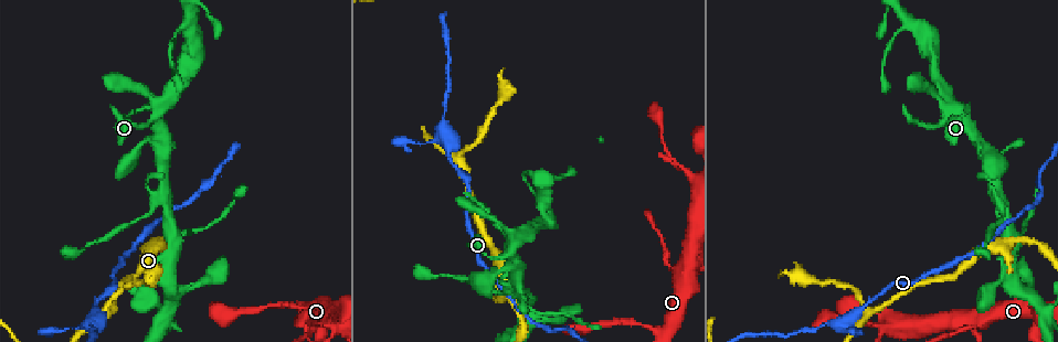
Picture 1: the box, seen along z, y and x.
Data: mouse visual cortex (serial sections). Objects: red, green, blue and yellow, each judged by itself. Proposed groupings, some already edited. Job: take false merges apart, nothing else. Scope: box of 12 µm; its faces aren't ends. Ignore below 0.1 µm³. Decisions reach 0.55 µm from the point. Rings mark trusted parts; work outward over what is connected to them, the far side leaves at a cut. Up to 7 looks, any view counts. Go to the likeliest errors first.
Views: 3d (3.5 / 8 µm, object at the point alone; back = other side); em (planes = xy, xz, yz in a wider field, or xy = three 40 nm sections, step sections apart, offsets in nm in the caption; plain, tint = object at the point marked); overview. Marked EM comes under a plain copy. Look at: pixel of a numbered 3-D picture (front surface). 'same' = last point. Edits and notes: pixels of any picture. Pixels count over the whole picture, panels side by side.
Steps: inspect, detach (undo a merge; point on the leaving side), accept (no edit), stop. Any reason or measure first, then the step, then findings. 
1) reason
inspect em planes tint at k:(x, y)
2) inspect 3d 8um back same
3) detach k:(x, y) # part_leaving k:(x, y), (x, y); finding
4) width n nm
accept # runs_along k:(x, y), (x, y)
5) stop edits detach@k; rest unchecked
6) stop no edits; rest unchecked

side arm on a straight run
inspect 3d 3.5um at 1:(163, 199)

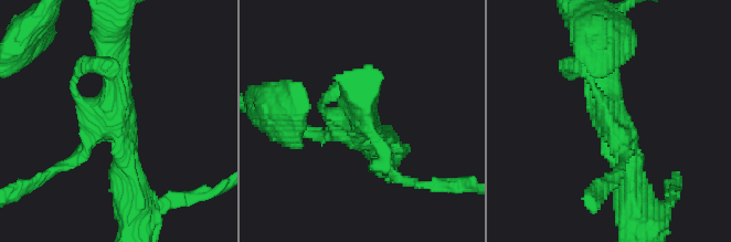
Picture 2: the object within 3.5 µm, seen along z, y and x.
inspect em xy step 1 tint at 2:(110, 118)

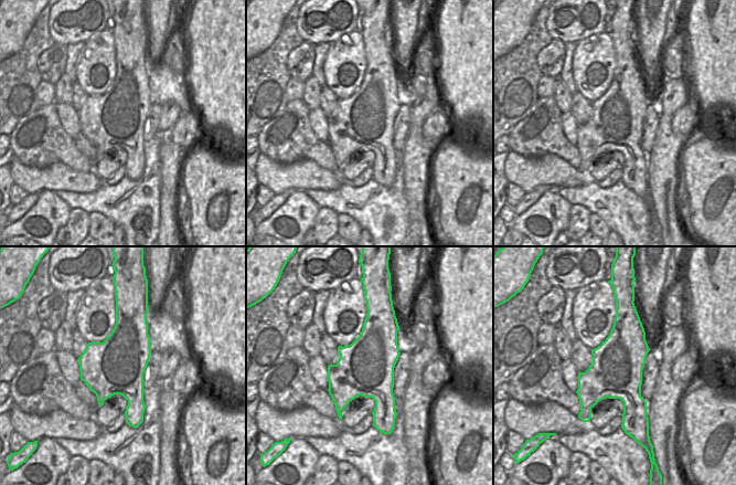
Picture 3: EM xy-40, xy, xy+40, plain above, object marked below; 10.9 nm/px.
width 600 nm
accept # runs_along 2:(602, 44), (605, 112), (633, 183); continuous, no second cell

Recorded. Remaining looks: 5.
narrows sharply
inspect 3d 3.5um back at 1:(92, 327)

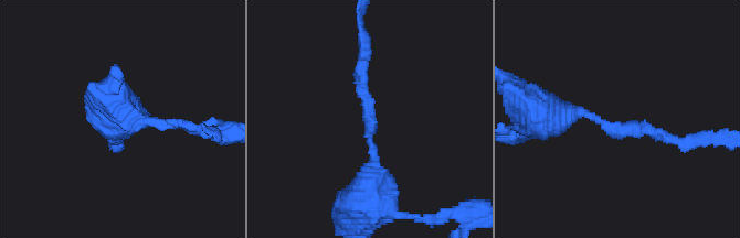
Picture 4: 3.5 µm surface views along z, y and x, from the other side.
arm_widths 200, 600 nm
inspect em xy step 5 tint at 4:(372, 139)

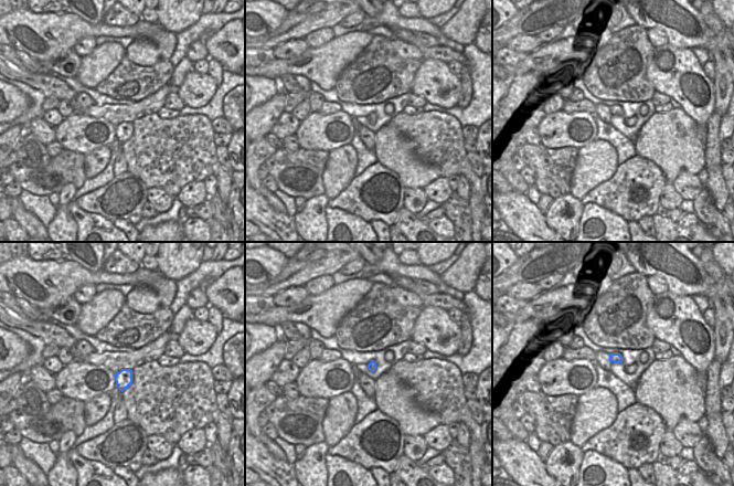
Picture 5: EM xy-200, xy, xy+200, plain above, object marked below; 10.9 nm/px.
accept # runs_along 4:(531, 106), (667, 137); one cell here

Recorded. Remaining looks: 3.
thin arm on a thick one
inspect 3d 3.5um at 1:(687, 171)

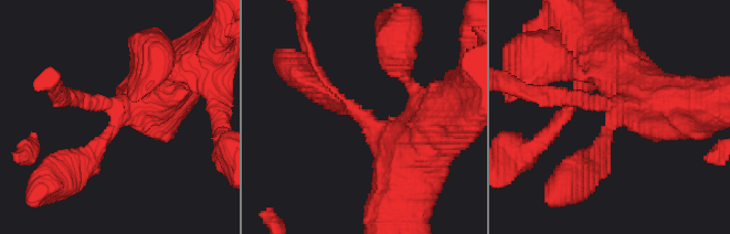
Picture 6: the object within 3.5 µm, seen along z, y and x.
inspect em xy step 5 tint at 6:(116, 101)

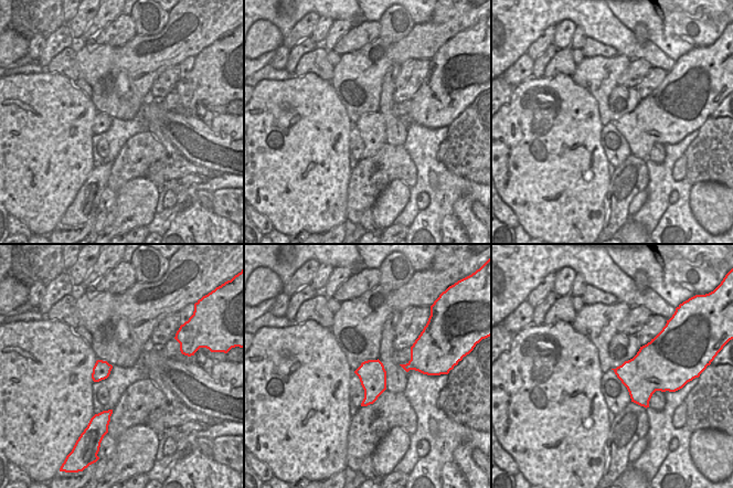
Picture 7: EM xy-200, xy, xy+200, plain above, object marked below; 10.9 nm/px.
arm_widths 150, 200, 700 nm
accept # runs_along 6:(406, 174), (406, 155), (335, 93), (315, 62); one cell here

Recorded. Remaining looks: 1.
stop no edits; rest unchecked

